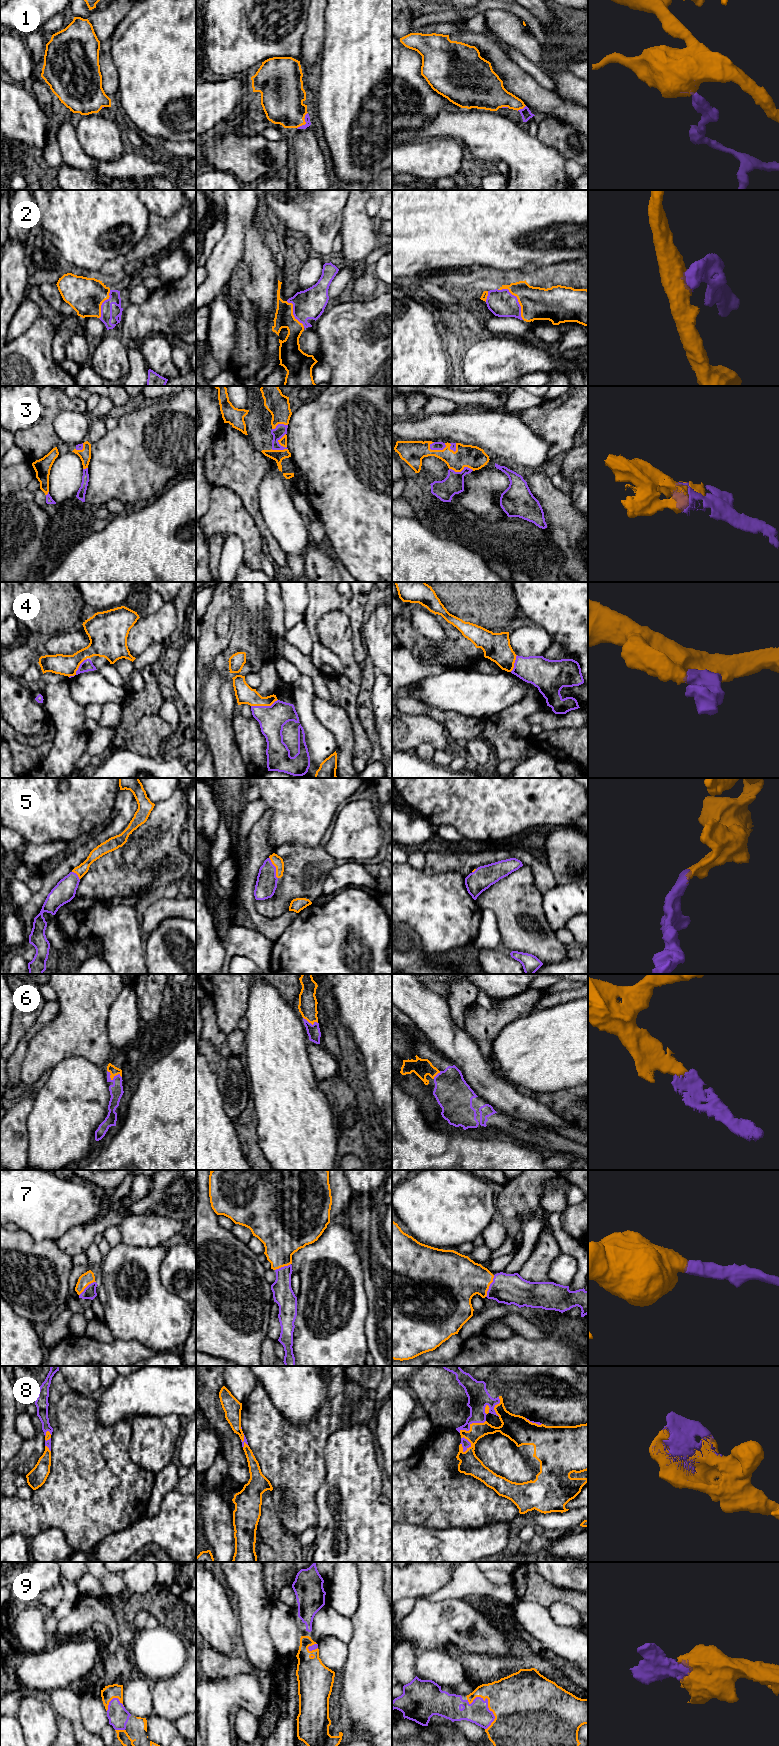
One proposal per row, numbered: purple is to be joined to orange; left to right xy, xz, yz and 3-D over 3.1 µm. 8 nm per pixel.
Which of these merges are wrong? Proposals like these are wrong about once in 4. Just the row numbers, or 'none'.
none

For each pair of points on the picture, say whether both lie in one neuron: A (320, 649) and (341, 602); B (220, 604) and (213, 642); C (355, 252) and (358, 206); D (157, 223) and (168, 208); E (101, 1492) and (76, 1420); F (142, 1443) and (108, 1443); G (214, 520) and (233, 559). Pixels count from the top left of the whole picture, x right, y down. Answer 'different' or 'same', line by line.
A: same
B: same
C: same
D: different
E: same
F: different
G: different

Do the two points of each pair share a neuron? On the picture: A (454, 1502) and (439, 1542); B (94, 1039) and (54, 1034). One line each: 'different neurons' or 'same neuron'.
A: different neurons
B: same neuron

